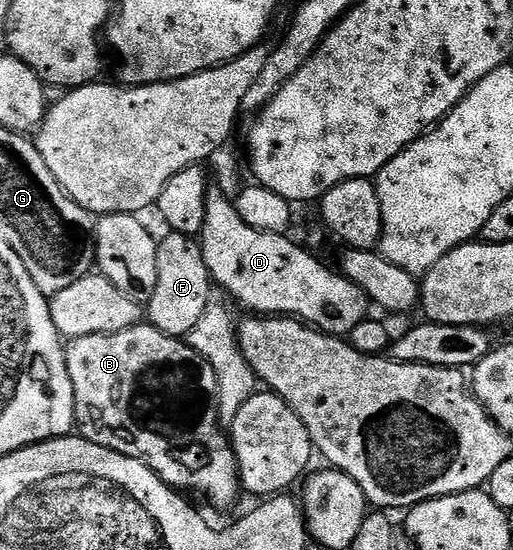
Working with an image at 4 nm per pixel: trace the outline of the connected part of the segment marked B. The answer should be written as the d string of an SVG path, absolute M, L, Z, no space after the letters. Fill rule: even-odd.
M143 322L116 334L76 338L65 345L65 350L74 391L74 423L85 440L144 461L175 490L206 492L206 500L214 508L230 508L237 502L240 497L238 463L229 435L224 434L223 425L222 428L218 425L220 397L216 370L192 350L190 343L176 336L165 336L149 322Z

